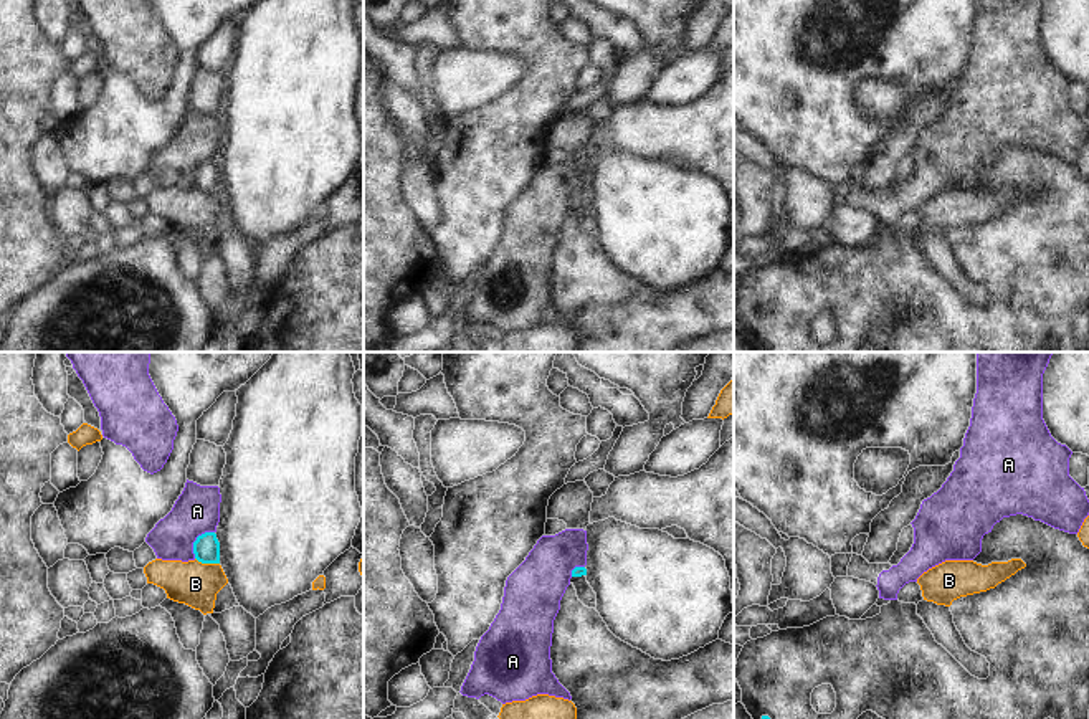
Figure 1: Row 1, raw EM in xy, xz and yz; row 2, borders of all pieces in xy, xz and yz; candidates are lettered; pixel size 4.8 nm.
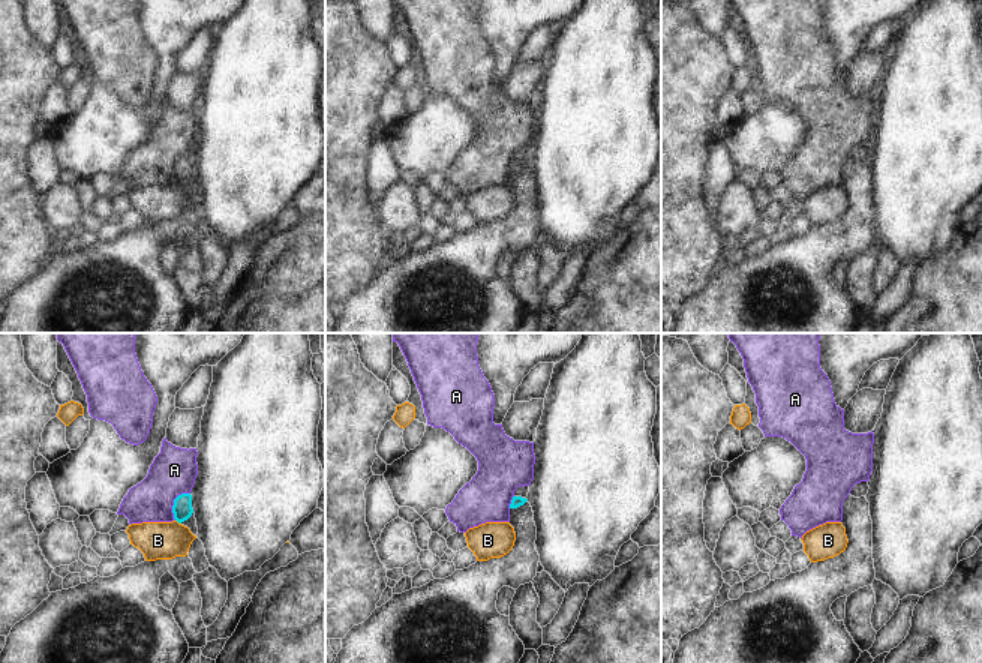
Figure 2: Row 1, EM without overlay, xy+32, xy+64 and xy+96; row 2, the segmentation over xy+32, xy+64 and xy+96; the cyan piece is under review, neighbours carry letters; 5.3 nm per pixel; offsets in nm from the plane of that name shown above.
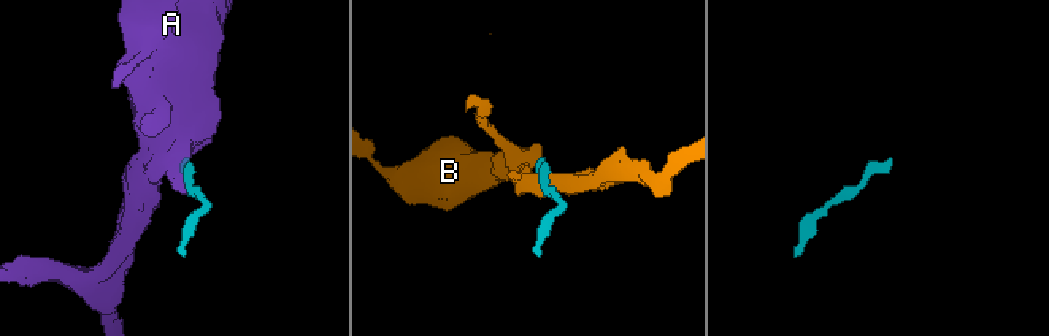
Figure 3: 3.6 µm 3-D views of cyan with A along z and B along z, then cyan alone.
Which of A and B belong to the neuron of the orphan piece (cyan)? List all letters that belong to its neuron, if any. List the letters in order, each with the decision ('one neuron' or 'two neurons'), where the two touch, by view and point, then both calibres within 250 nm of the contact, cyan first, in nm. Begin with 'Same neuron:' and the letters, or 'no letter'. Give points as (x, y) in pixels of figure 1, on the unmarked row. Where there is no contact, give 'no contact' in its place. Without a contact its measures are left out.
Same neuron: no letter
A: two neurons; contact xy (197, 169); calibres 130 and 220 nm
B: two neurons; contact xy (207, 192); calibres 130 and 220 nm

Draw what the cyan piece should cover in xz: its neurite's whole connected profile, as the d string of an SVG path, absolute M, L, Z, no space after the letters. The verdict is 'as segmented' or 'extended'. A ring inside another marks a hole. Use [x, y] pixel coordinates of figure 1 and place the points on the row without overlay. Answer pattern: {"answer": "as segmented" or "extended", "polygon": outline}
{"answer": "extended", "polygon": "M575 197L572 200L570 213L575 217L578 230L585 236L597 240L597 223L593 221L593 218L587 212L585 205L587 205L587 198L585 197Z"}

